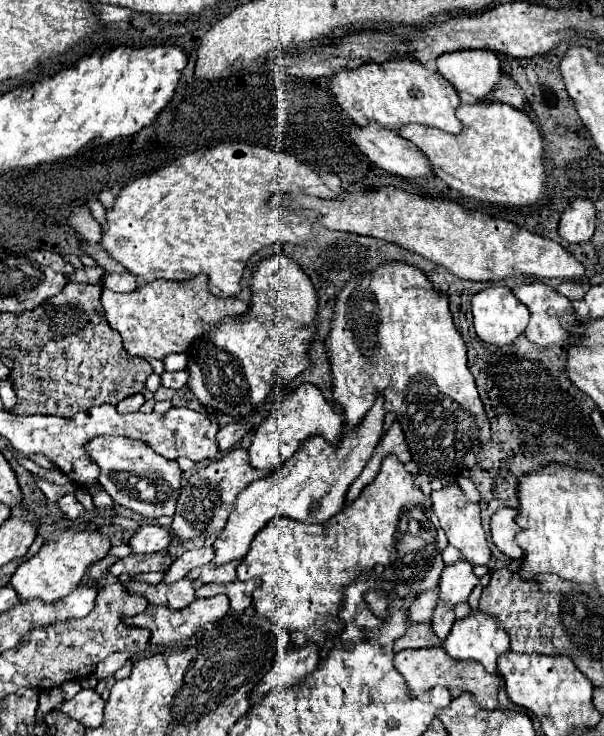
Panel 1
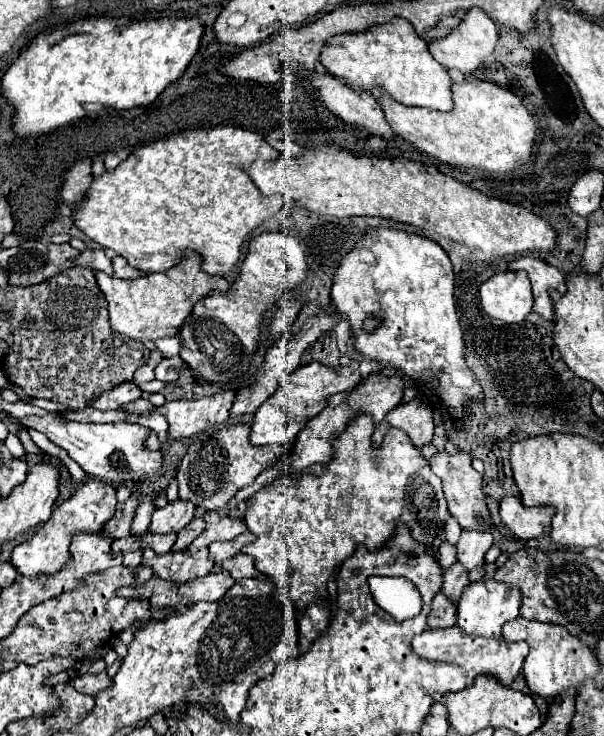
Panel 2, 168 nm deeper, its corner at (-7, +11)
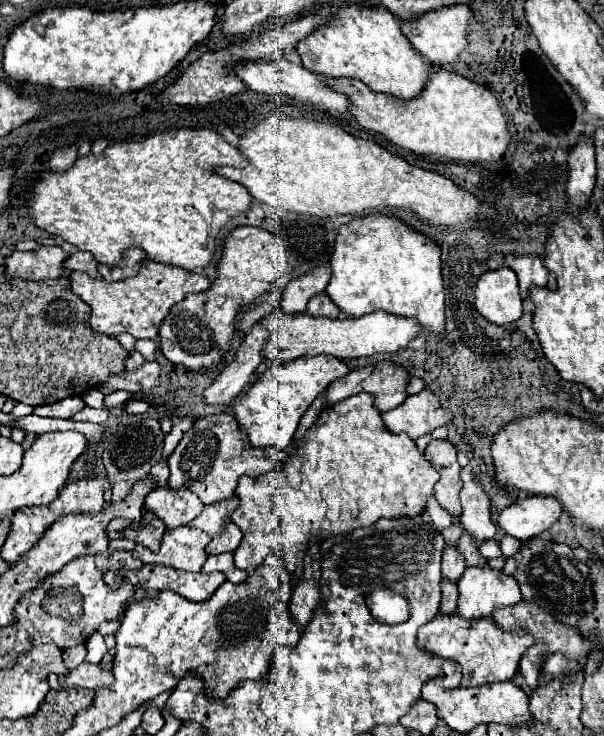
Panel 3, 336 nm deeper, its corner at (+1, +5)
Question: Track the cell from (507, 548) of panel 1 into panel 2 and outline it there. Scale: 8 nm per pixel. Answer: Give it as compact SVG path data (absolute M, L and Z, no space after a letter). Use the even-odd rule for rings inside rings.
M517 496L501 500L499 516L503 524L521 540L531 540L543 534L551 524L551 508L525 508Z

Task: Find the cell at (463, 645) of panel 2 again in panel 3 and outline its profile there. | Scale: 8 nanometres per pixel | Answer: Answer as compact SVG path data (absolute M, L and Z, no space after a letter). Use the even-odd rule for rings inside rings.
M439 612L431 622L419 628L417 642L423 650L431 654L459 662L463 668L463 686L479 686L479 684L489 684L489 682L511 680L519 668L519 660L523 652L527 650L527 646L533 644L533 638L529 632L523 632L523 634L503 632L491 616L469 622L467 618L461 618L459 614Z

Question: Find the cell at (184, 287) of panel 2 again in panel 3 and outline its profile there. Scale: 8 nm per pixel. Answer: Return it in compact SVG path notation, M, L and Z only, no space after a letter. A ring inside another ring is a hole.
M149 258L141 262L141 268L135 276L119 282L105 282L103 278L95 280L83 272L73 272L69 276L69 282L71 290L91 306L89 324L95 332L103 332L107 336L129 332L133 338L157 338L159 326L173 304L181 302L189 294L205 292L211 286L211 280L207 276L171 264L153 262Z

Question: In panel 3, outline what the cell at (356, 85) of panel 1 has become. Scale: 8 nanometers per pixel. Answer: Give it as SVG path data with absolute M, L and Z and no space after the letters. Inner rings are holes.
M341 4L329 24L319 26L297 44L297 54L301 56L303 66L315 74L357 78L373 92L399 96L403 100L415 98L429 80L427 64L403 36L397 18L381 6Z

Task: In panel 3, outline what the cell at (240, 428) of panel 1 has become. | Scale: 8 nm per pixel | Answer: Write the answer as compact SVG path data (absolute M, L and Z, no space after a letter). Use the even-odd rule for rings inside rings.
M325 292L317 294L315 298L311 298L311 302L307 306L307 314L327 316L327 318L339 318L341 316L341 312L337 310L337 306L333 304L333 300Z

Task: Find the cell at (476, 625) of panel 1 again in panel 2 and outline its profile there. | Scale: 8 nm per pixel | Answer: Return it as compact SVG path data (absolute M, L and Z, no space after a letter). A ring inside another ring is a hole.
M479 580L469 584L457 604L457 624L467 636L483 638L501 638L501 628L505 622L511 622L519 616L519 592L505 588L497 580Z

